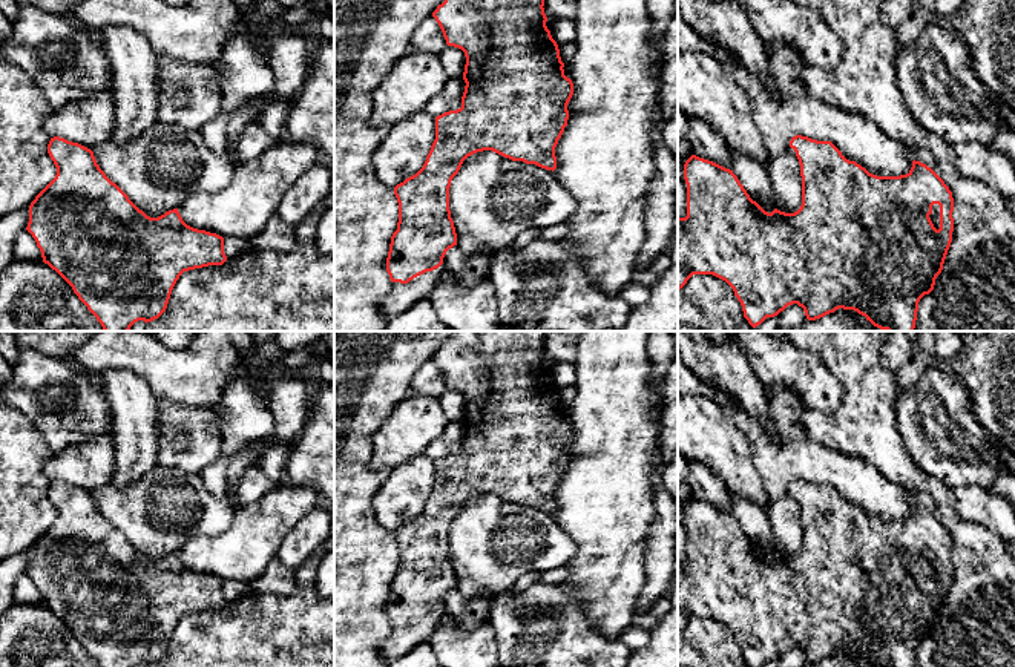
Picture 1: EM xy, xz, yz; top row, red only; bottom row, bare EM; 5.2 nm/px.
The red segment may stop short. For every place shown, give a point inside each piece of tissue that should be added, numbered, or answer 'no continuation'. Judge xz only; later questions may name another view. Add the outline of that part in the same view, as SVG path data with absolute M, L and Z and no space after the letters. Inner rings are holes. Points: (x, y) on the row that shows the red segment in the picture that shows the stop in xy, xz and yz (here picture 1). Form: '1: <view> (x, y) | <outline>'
1: xz (402, 296) | M442 264L439 268L423 273L408 284L391 282L389 294L382 297L379 302L385 317L389 320L391 317L406 311L417 301L428 297L440 281L443 271L445 265Z

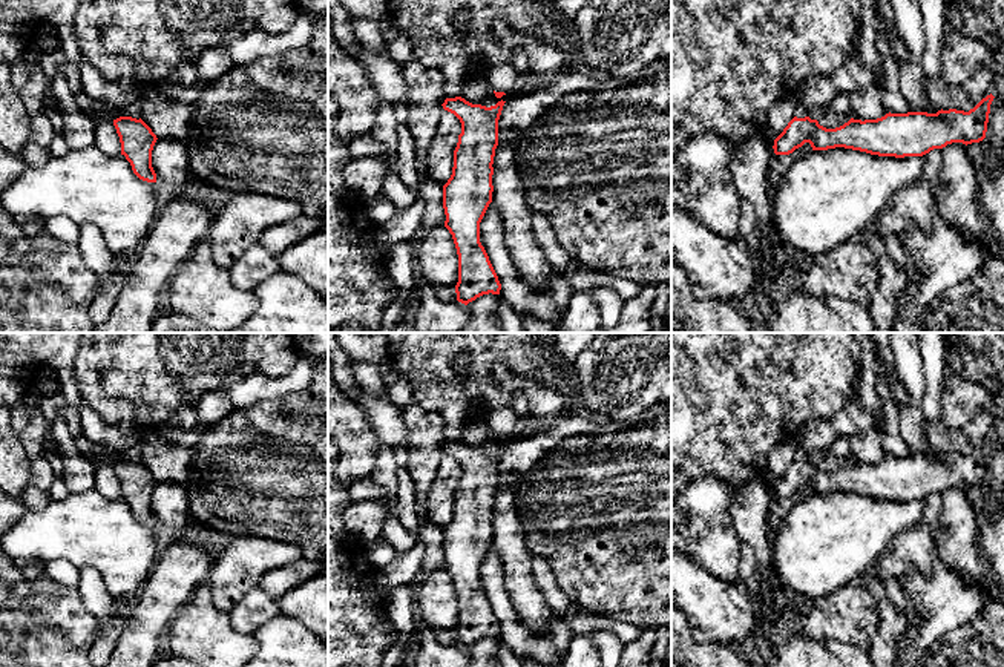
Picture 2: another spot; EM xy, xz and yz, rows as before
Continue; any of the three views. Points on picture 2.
no continuation

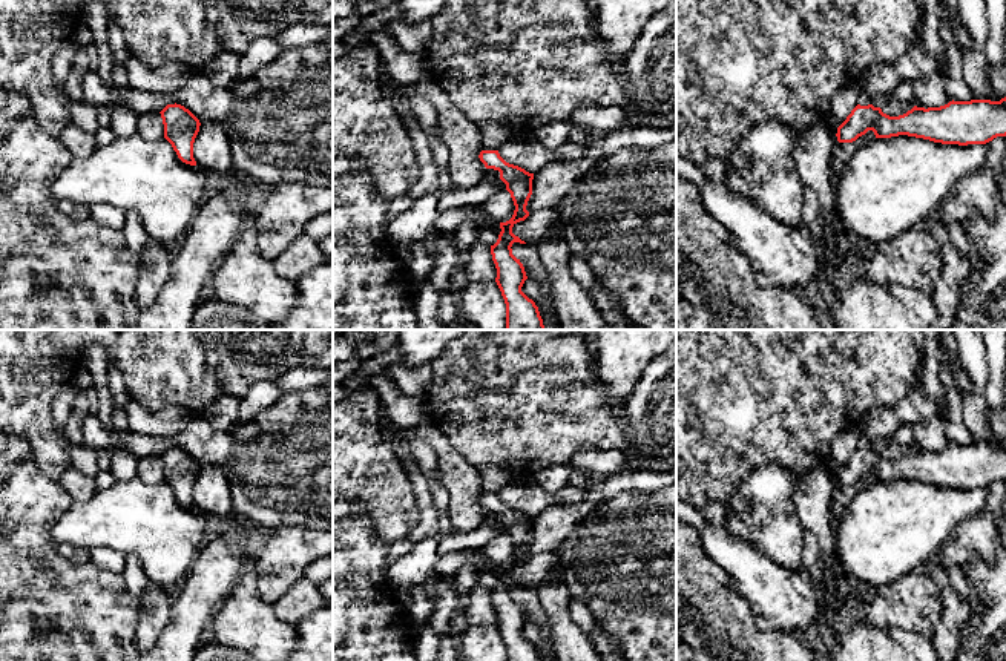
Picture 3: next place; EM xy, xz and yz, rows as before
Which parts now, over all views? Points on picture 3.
no continuation

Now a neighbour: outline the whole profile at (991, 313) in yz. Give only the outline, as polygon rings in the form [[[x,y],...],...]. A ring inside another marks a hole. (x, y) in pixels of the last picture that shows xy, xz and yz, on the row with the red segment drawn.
[[[1006,282],[975,307],[960,307],[951,330],[1006,330]]]

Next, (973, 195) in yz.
[[[989,167],[960,179],[943,202],[939,218],[945,225],[963,224],[974,215],[992,219],[995,215],[997,181]]]

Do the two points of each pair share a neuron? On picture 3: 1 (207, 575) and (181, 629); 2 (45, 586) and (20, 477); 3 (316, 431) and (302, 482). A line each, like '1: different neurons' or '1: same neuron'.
1: same neuron
2: same neuron
3: same neuron

